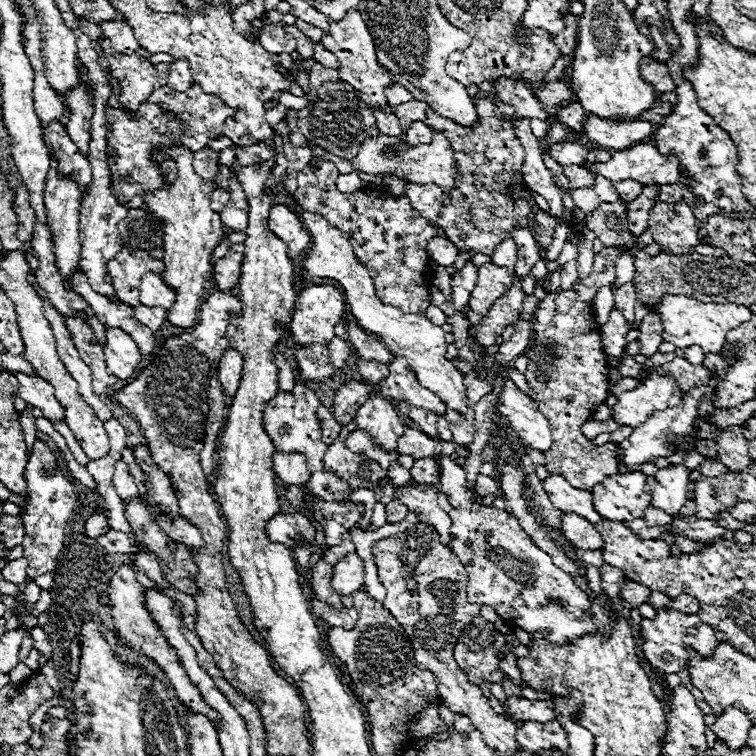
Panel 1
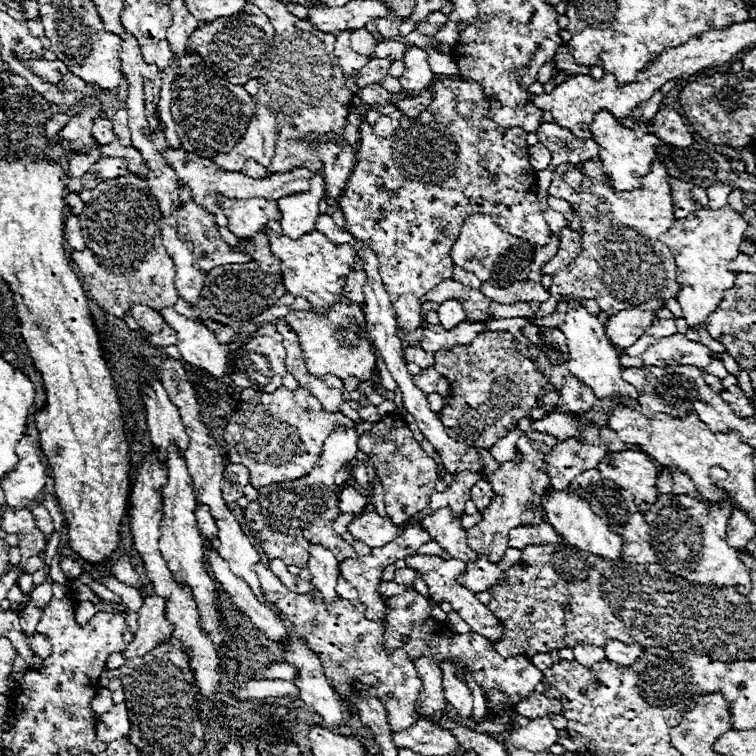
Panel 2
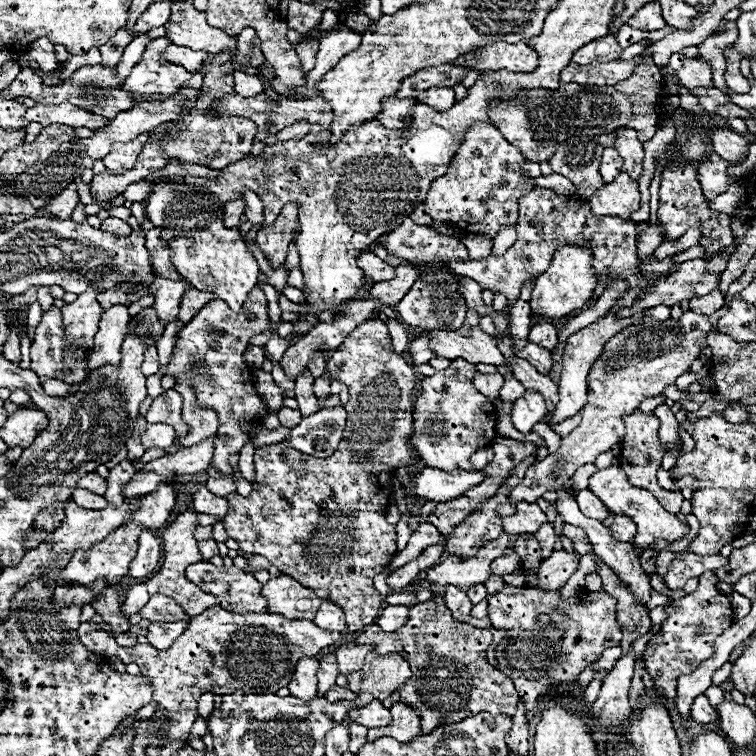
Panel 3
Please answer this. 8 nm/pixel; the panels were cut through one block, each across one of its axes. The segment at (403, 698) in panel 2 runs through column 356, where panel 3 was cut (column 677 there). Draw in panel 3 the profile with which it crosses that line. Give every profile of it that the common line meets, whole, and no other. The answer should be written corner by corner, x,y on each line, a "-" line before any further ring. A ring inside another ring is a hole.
704,572
700,578
698,590
694,594
686,594
680,600
674,600
668,608
668,620
664,622
660,634
646,646
644,650
644,664
654,680
660,698
674,698
676,696
676,680
680,676
692,674
704,660
712,658
714,654
714,640
734,622
732,604
726,596
720,594
716,588
718,578
714,572

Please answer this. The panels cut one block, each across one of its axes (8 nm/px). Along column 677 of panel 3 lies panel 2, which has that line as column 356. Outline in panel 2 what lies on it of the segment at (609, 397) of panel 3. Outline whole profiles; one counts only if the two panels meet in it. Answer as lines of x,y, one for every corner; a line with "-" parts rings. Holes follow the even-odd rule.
338,302
322,318
310,310
308,312
292,310
292,312
288,312
288,316
284,320
296,330
302,352
304,352
306,366
312,374
316,374
316,376
334,374
340,380
354,376
360,382
366,382
376,374
376,356
372,352
372,346
370,346
364,326
354,316
352,306
344,306

